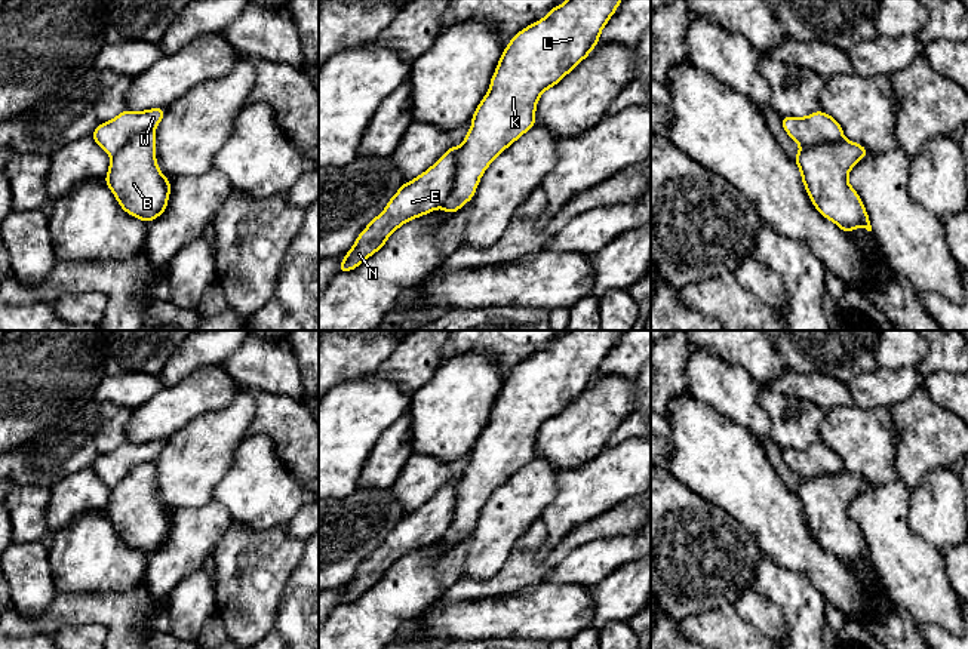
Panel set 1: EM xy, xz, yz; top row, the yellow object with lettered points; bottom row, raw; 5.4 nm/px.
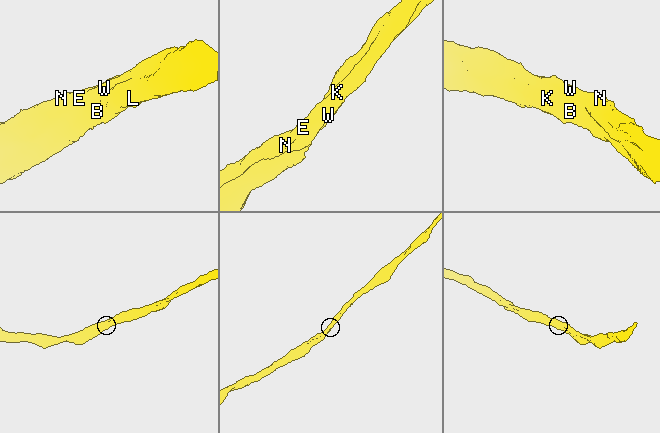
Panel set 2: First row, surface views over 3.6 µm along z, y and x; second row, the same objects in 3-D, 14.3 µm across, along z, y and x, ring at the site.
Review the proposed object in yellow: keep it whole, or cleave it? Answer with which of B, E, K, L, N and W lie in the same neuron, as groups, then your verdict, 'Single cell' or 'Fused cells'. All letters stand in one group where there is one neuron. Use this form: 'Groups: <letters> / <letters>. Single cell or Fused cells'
Groups: B E K L N W. Single cell

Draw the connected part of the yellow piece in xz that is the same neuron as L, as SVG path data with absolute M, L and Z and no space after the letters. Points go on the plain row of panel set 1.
M568 330L547 347L514 366L503 382L489 422L477 437L471 459L463 476L451 479L425 504L405 514L388 532L385 541L357 568L339 596L339 605L357 600L378 584L387 570L411 551L439 539L448 545L460 542L476 525L488 498L525 464L535 458L540 428L569 406L596 379L600 365L617 344L623 330Z

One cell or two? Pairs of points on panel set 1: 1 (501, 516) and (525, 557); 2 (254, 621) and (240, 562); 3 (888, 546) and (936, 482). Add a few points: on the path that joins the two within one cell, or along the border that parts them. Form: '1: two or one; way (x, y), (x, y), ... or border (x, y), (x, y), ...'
1: two; border (540, 517), (515, 543), (507, 560), (497, 571)
2: one; way (248, 606), (248, 577)
3: two; border (909, 491), (907, 526), (931, 546)

